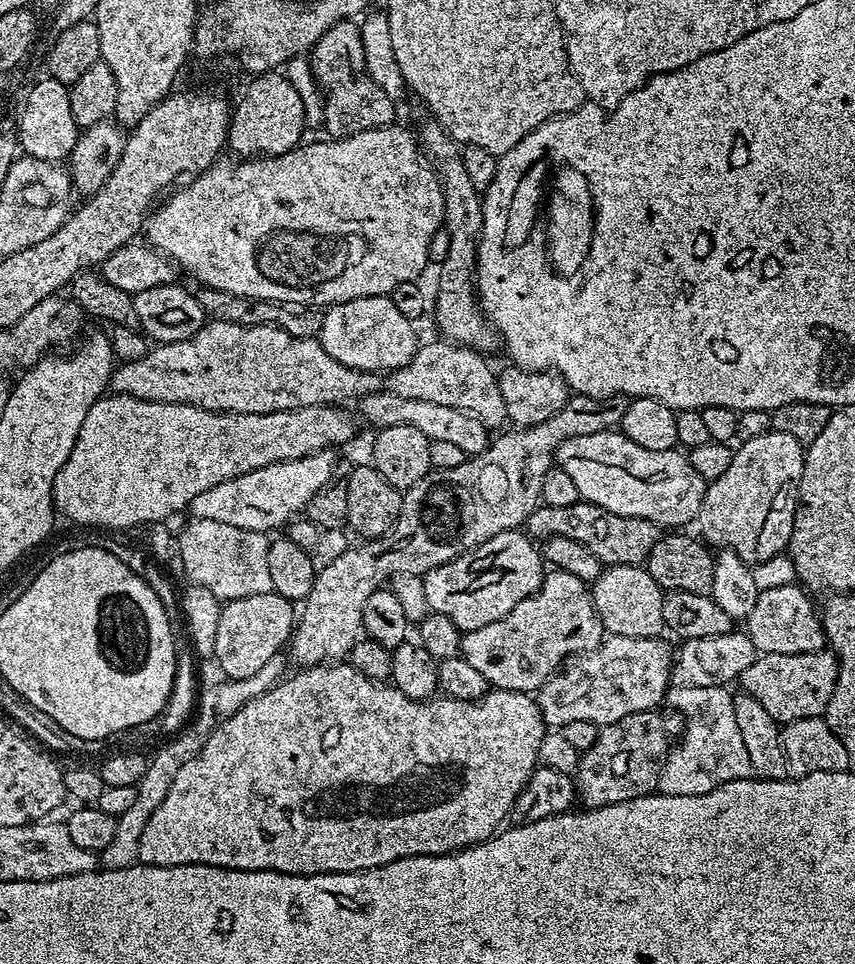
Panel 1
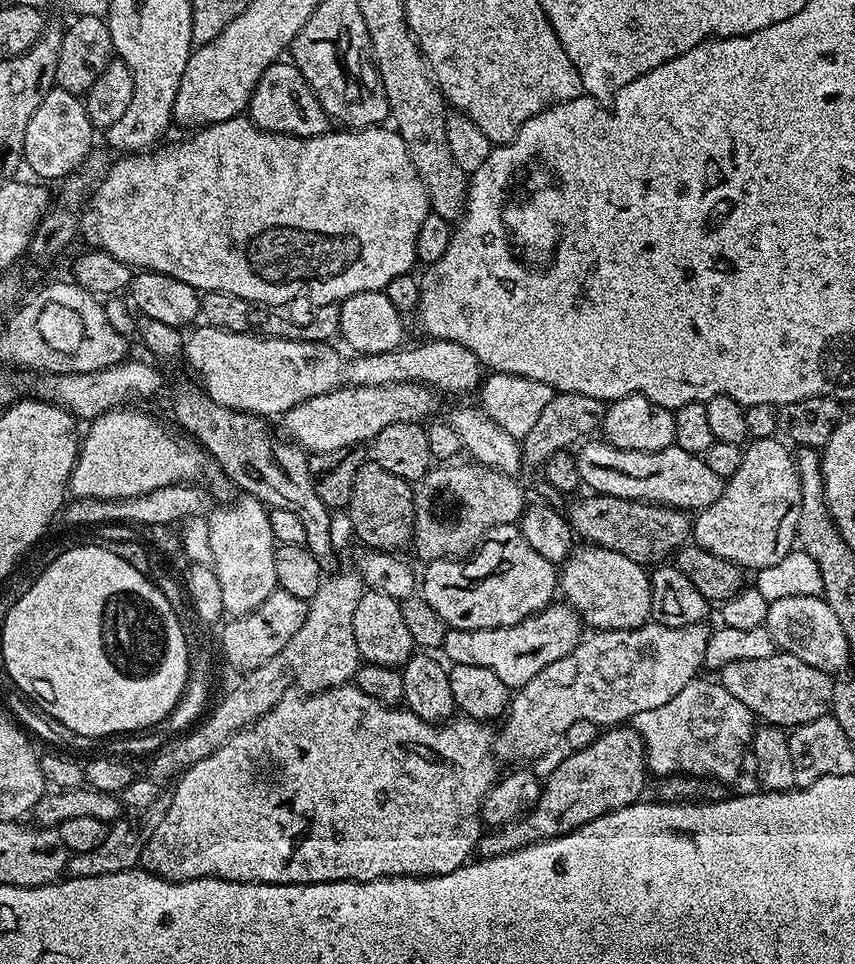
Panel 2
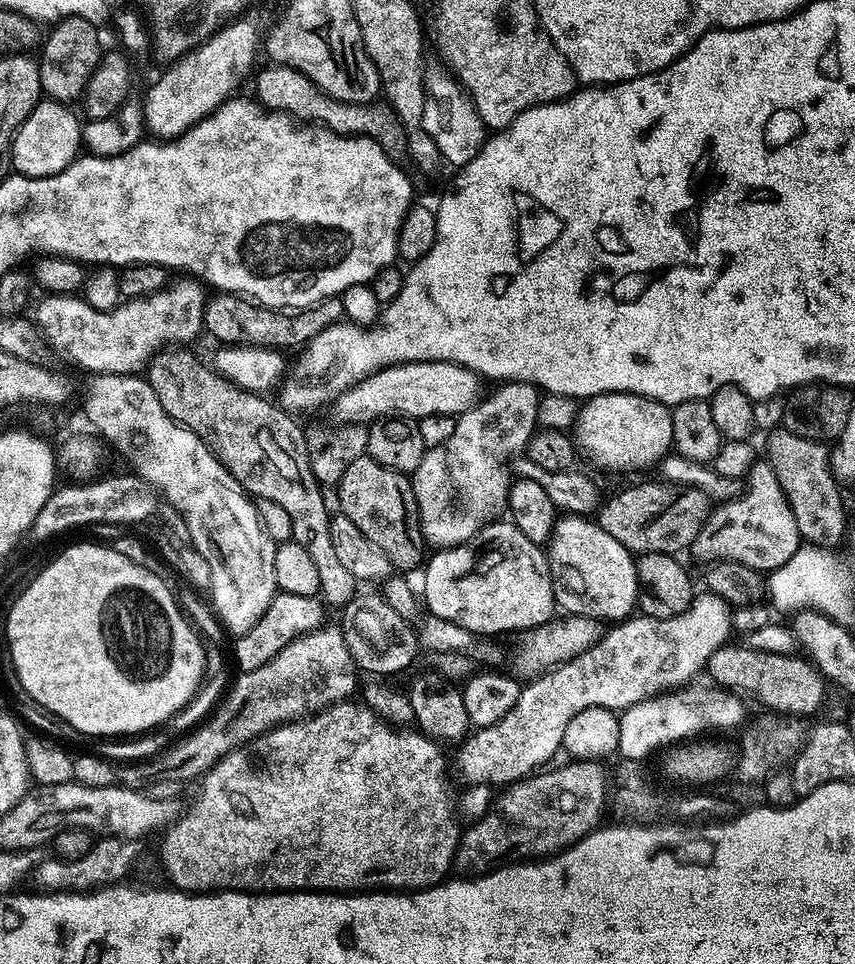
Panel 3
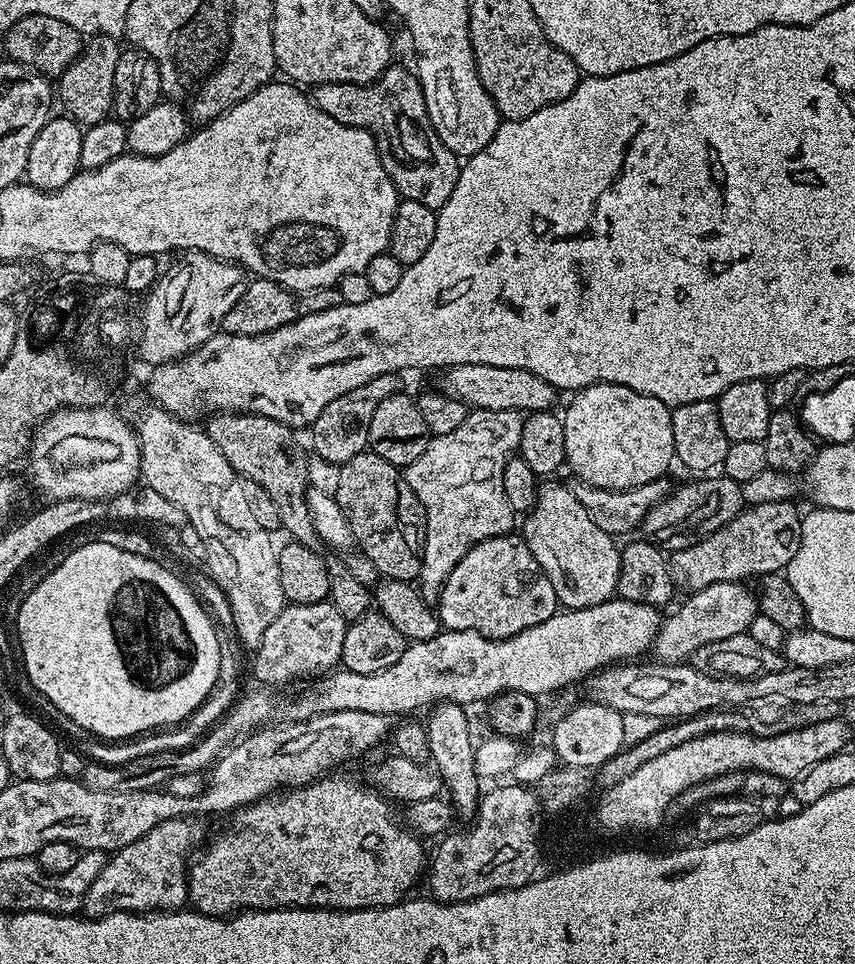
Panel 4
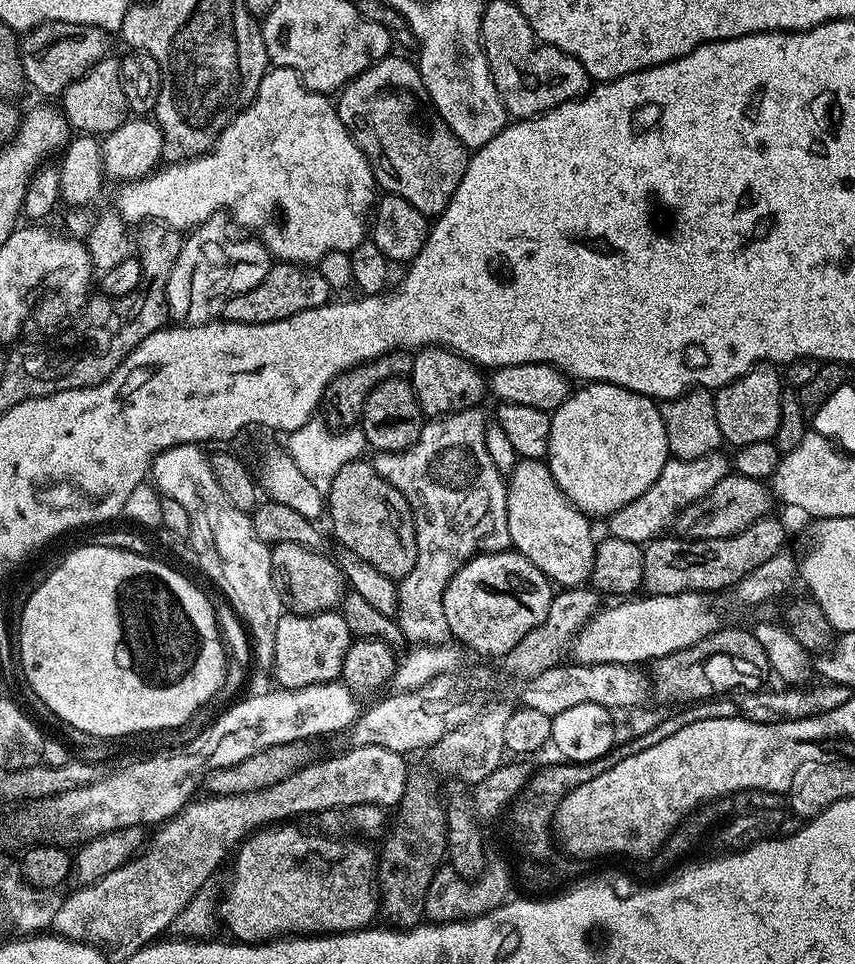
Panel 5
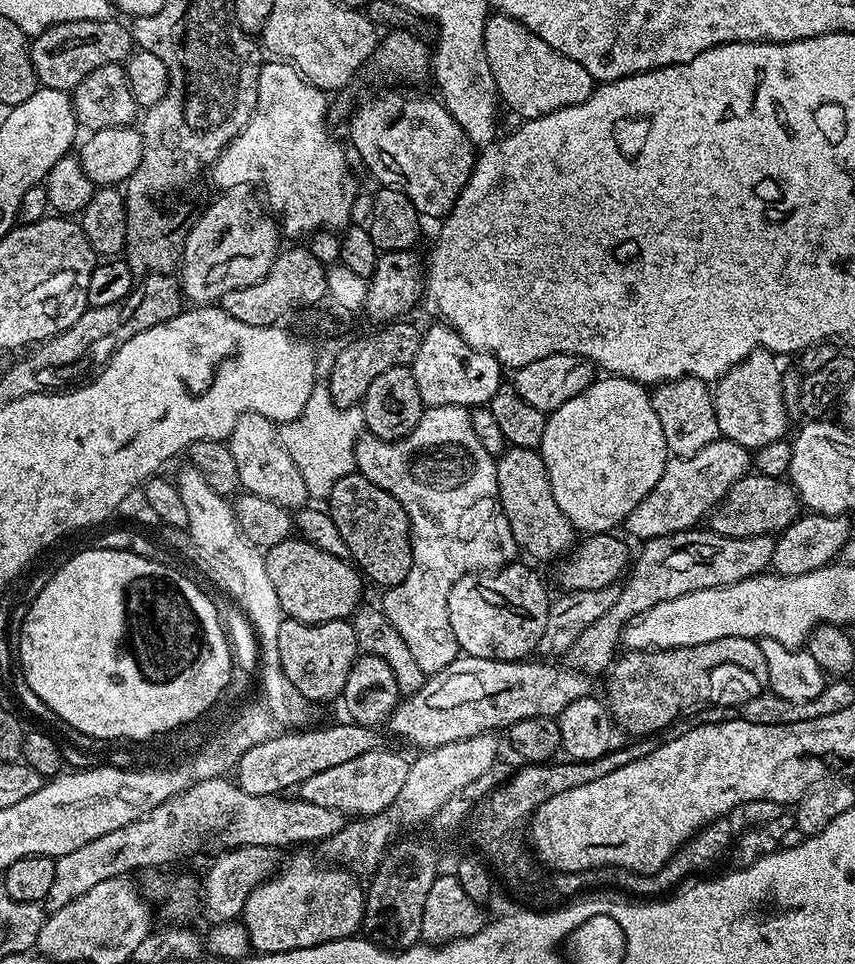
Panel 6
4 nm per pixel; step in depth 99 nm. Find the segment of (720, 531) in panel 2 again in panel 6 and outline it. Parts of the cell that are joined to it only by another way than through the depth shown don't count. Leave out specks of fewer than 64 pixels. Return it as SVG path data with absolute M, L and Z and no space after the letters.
M711 530L700 531L675 532L643 541L644 553L637 560L635 557L614 606L602 618L587 625L567 651L567 659L572 659L571 667L585 674L603 673L617 659L616 647L621 647L624 627L658 606L658 602L670 602L670 598L682 598L682 594L694 590L717 588L759 576L771 565L776 546L772 536L720 536Z

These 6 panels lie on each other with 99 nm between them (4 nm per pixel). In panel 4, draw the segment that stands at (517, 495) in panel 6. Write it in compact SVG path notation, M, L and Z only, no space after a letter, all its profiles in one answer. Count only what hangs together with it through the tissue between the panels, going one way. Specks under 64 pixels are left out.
M548 484L544 488L543 485L537 491L536 504L532 511L523 517L523 520L522 538L526 546L530 546L530 554L534 554L534 562L538 562L546 578L550 578L550 586L554 586L556 599L565 609L598 606L616 596L616 587L620 577L621 549L617 541L606 534L606 530L598 530L598 526L594 526L590 514L582 510L582 502L574 498L571 487L563 488L560 484Z

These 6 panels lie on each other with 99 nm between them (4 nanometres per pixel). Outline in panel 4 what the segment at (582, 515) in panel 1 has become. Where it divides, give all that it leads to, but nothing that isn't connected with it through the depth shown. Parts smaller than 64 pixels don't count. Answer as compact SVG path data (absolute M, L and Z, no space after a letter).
M712 474L697 480L700 480L697 484L673 487L663 500L649 510L639 526L643 539L661 550L677 552L703 540L714 530L726 526L726 522L730 522L745 507L741 485L736 484L729 476Z

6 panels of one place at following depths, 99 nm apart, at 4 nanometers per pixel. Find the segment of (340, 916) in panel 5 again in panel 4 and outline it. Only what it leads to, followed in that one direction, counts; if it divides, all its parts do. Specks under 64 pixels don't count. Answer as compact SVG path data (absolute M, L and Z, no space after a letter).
M327 774L310 784L296 786L291 790L281 791L279 794L269 794L254 804L245 804L244 807L235 809L230 816L232 824L226 825L213 840L211 837L203 851L191 861L188 870L188 899L191 907L203 916L227 918L241 910L267 910L269 908L331 908L338 912L362 910L363 908L389 908L405 899L411 893L408 891L415 886L416 879L419 876L421 879L426 872L426 852L424 856L424 848L420 845L421 837L409 831L397 817L397 821L392 817L391 806L393 805L375 787L372 787L373 789L363 788L356 780L347 780L344 776L336 775L340 774Z

